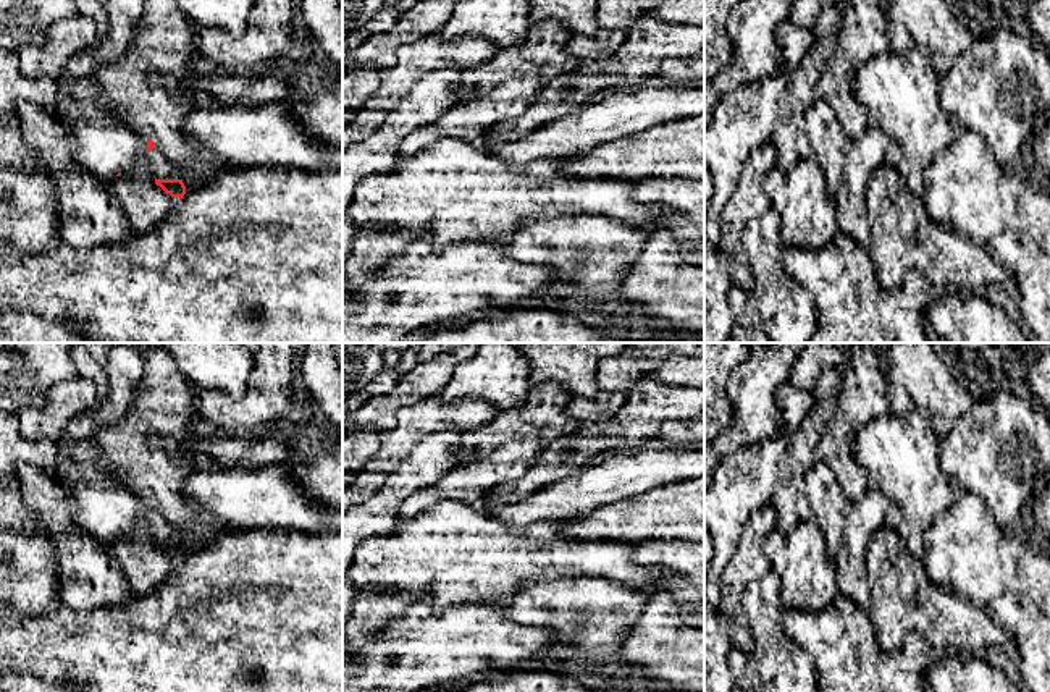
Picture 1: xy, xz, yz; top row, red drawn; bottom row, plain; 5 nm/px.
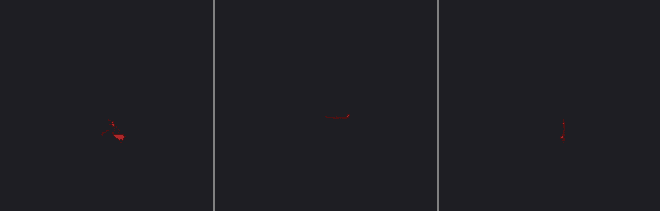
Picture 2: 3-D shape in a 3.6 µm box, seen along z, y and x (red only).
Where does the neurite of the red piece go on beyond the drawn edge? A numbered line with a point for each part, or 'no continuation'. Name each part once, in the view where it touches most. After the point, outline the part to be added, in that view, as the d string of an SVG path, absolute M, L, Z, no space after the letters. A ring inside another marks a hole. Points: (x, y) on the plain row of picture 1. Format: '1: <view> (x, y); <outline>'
1: xy (104, 506); M74 441L69 449L60 449L48 474L71 495L74 501L71 516L78 527L99 540L113 542L134 527L145 527L157 542L184 540L178 529L162 517L158 509L147 511L147 498L137 496L115 475L94 443Z

